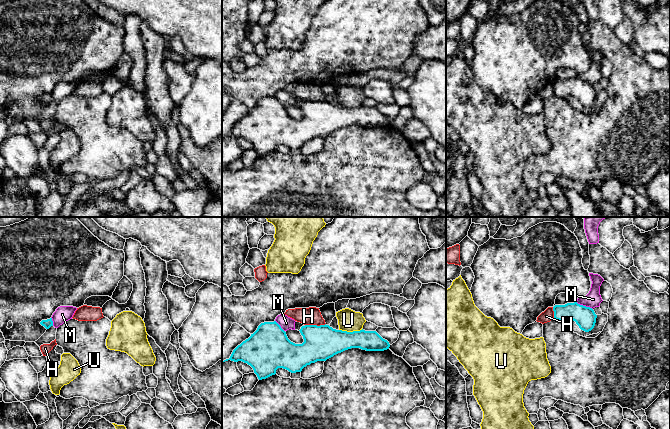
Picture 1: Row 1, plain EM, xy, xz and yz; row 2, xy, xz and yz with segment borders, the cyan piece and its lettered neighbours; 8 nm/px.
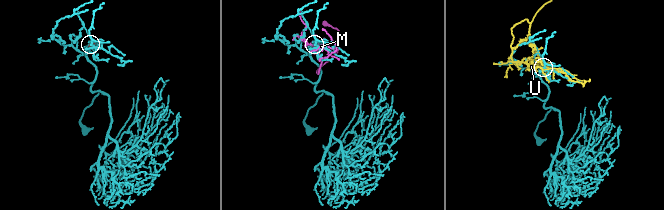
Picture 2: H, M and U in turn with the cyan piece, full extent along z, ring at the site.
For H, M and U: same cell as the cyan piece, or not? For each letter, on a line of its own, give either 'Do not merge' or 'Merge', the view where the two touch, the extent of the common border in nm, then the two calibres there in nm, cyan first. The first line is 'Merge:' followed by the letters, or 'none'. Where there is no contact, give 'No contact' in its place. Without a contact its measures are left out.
Merge: none
H: Do not merge. Touches cyan in xz. Shared border 170 nm. Thickness 280 nm (cyan) against 140 nm
M: Do not merge. Touches cyan in yz. Shared border 150 nm. Thickness 170 nm (cyan) against 130 nm
U: Do not merge. Touches cyan in xz. Shared border 190 nm. Thickness 280 nm (cyan) against 180 nm

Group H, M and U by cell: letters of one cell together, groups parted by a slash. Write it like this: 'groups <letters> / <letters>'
groups H / M / U

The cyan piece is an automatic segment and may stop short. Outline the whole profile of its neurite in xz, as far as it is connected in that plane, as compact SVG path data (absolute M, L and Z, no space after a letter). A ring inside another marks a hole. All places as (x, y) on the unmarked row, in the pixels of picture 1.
M276 97L261 99L257 106L251 110L248 115L243 117L233 126L230 134L222 138L231 136L234 138L242 137L247 139L253 144L254 149L257 151L258 155L262 156L275 151L278 144L286 145L291 149L301 148L304 143L310 141L311 139L315 139L317 137L326 137L334 131L351 124L360 124L366 127L384 127L390 123L389 118L383 115L376 107L365 107L362 105L360 107L347 108L333 105L326 100L320 102L305 101L302 102L299 107L303 112L304 118L302 120L295 120L288 115L286 108Z

